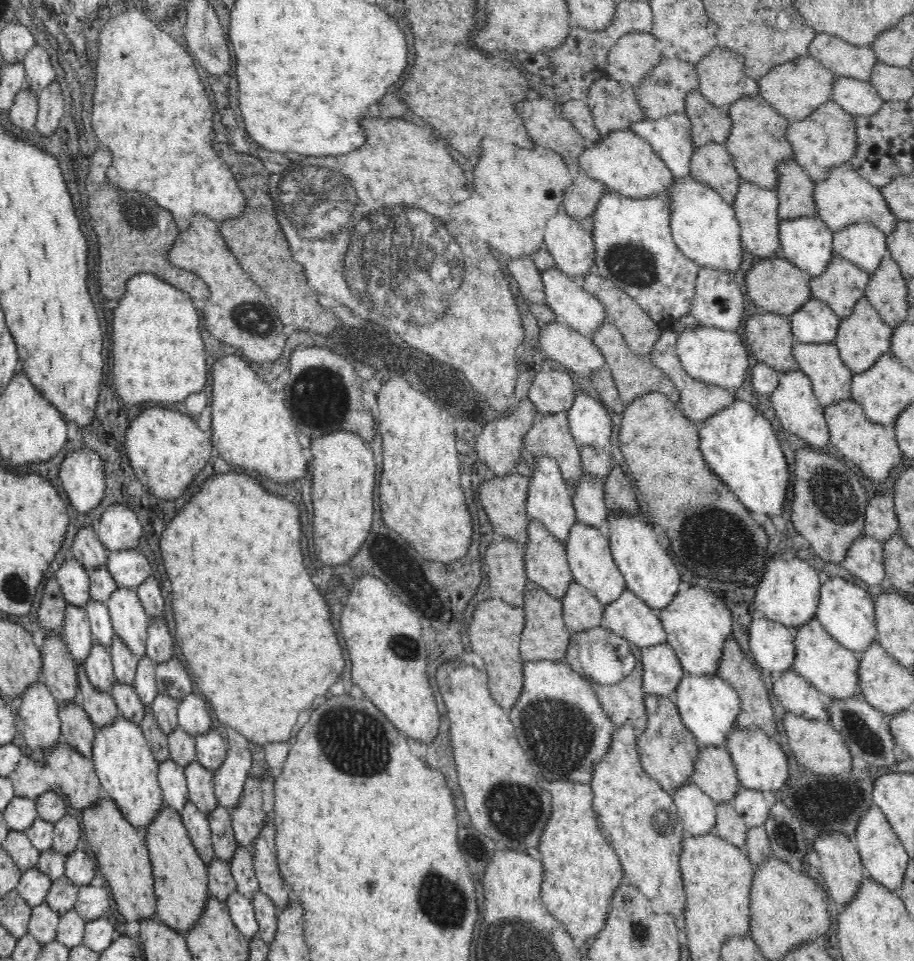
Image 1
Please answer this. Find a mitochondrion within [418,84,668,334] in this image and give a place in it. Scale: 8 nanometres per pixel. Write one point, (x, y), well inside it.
(631, 263)

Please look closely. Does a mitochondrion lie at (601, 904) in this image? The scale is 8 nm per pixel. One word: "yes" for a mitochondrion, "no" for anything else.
no

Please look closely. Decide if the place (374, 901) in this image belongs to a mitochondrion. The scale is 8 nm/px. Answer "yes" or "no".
no

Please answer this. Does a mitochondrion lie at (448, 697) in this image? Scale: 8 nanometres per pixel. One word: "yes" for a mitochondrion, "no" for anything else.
no

